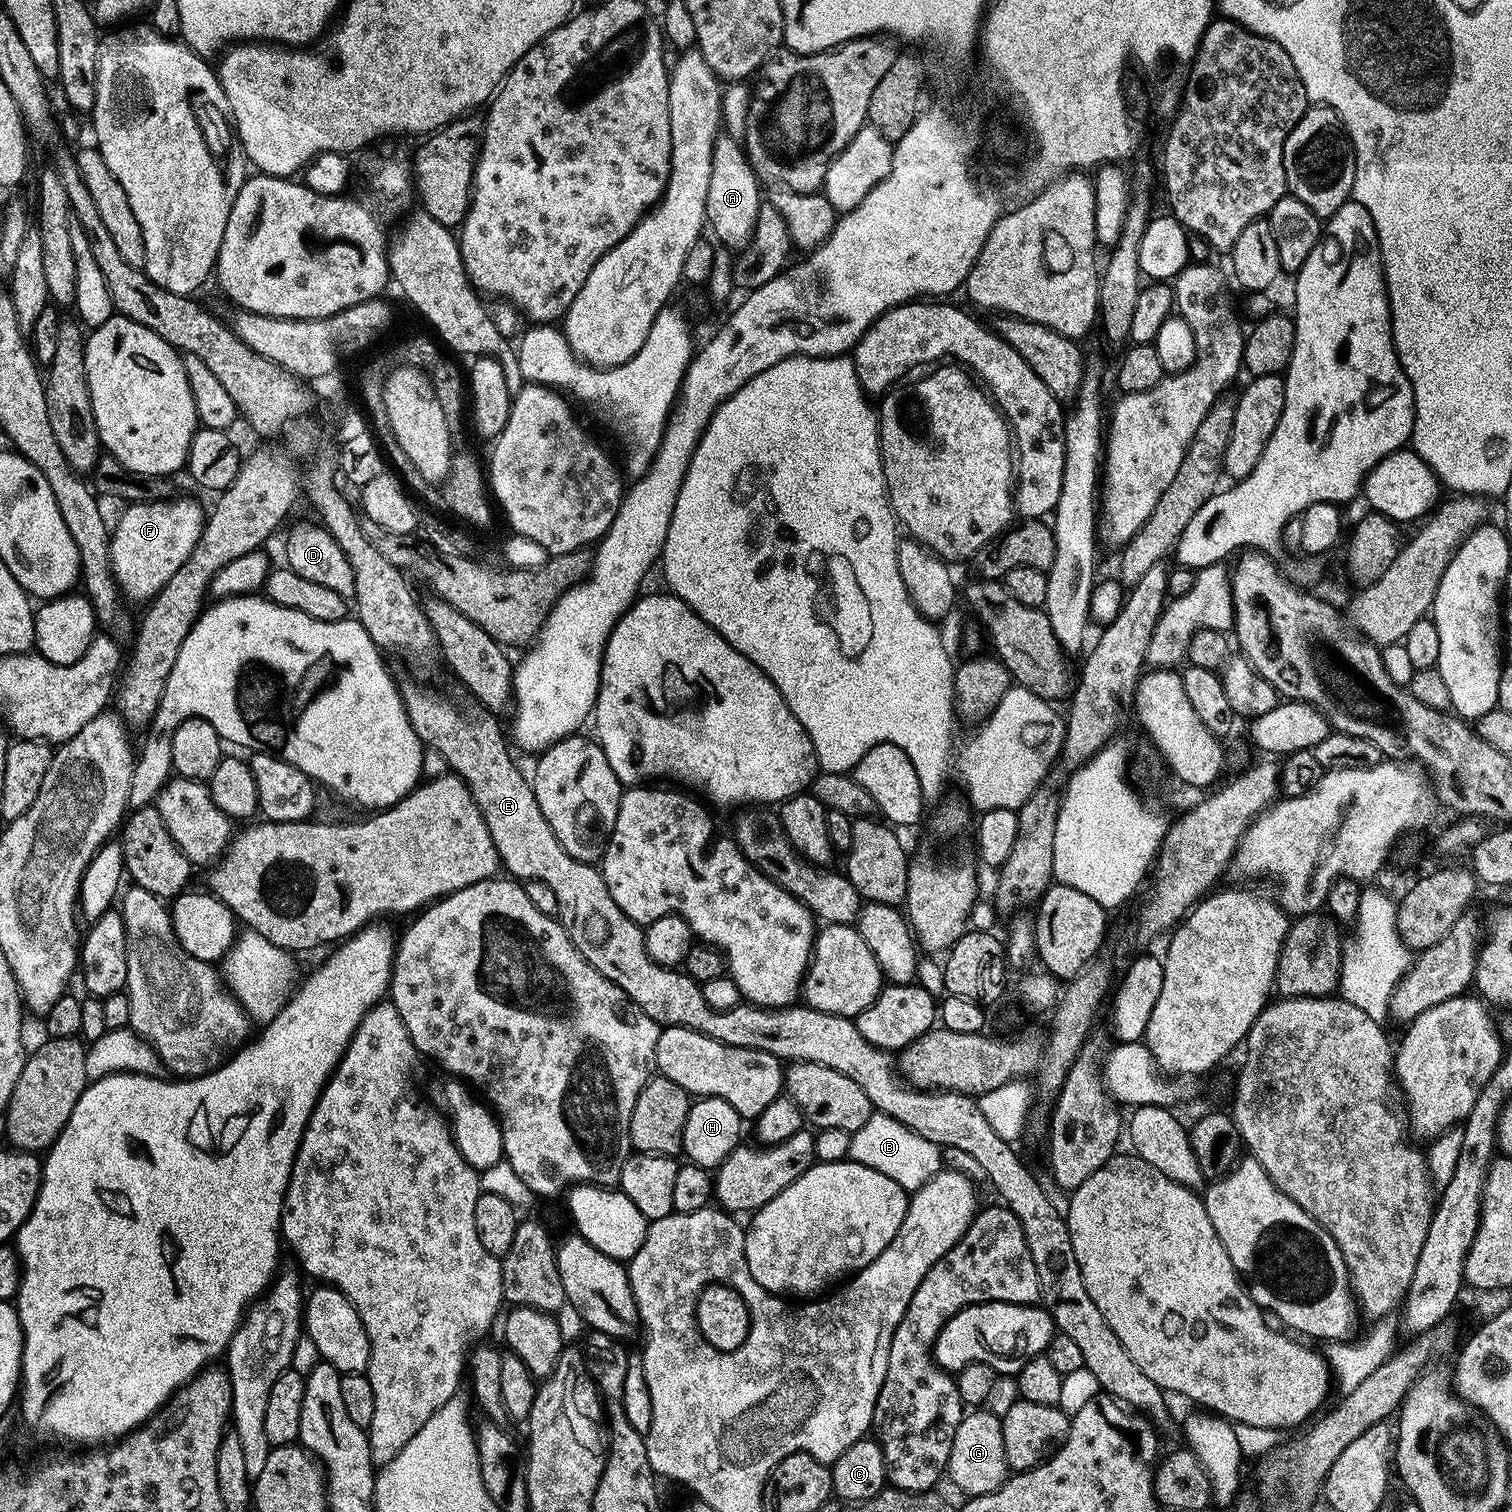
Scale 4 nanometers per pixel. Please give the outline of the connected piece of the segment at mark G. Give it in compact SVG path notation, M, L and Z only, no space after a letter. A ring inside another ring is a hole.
M972 1410L958 1422L954 1430L954 1446L950 1446L947 1479L952 1479L965 1493L965 1497L996 1492L1010 1475L1006 1450L1002 1446L1000 1416L991 1410Z

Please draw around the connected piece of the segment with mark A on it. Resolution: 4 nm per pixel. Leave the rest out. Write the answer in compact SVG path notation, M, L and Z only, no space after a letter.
M727 134L717 136L716 156L710 170L710 190L706 190L706 224L710 232L712 228L711 235L728 248L743 249L752 236L761 203L762 184L752 169L745 147Z

